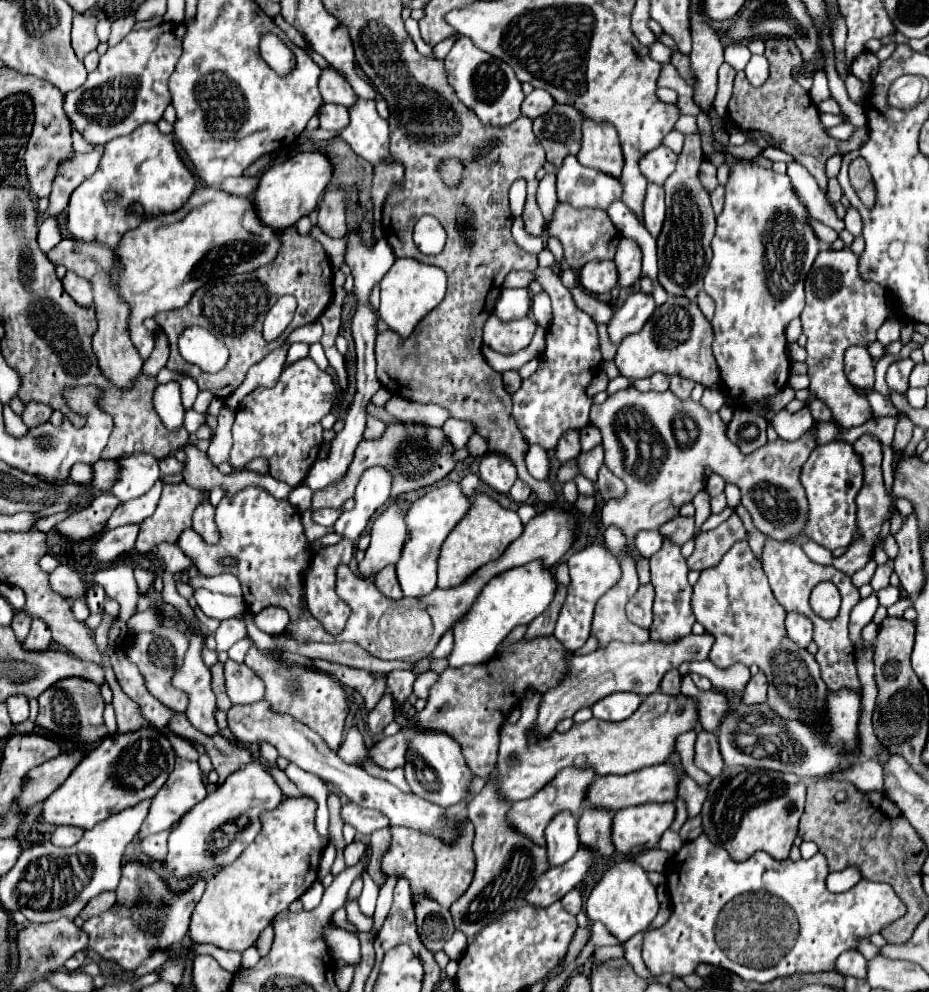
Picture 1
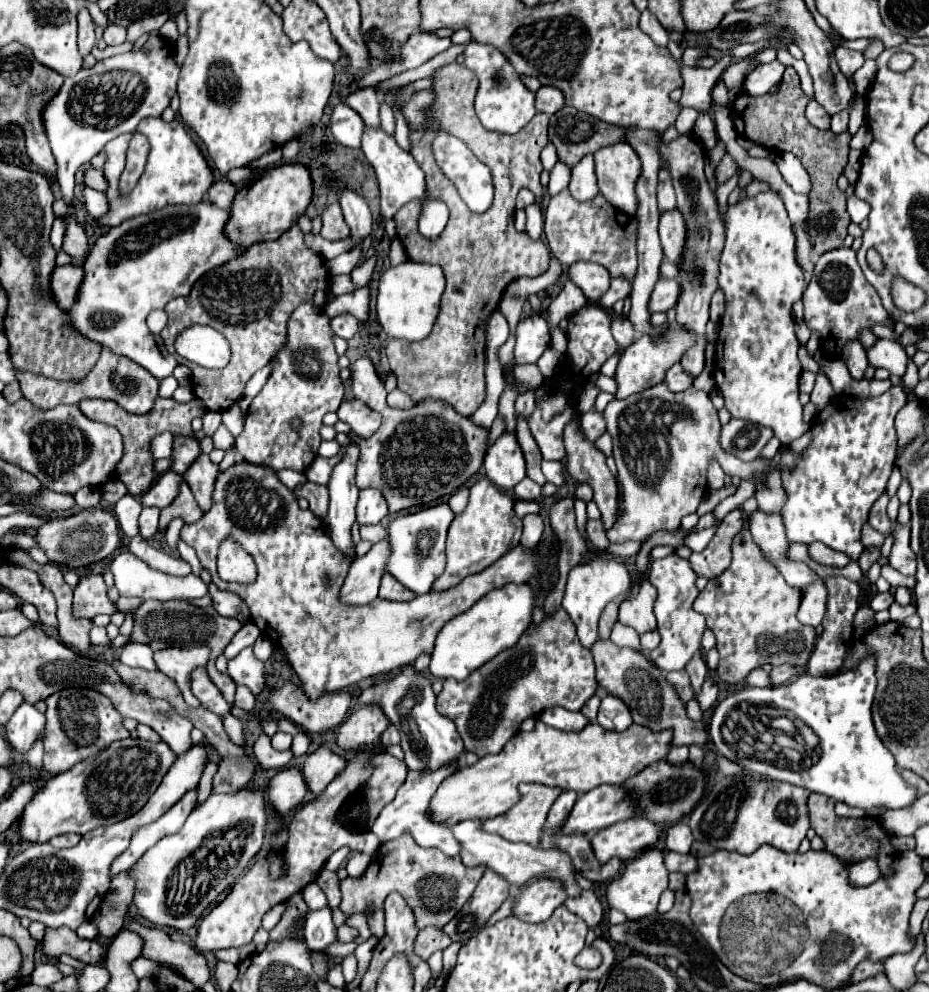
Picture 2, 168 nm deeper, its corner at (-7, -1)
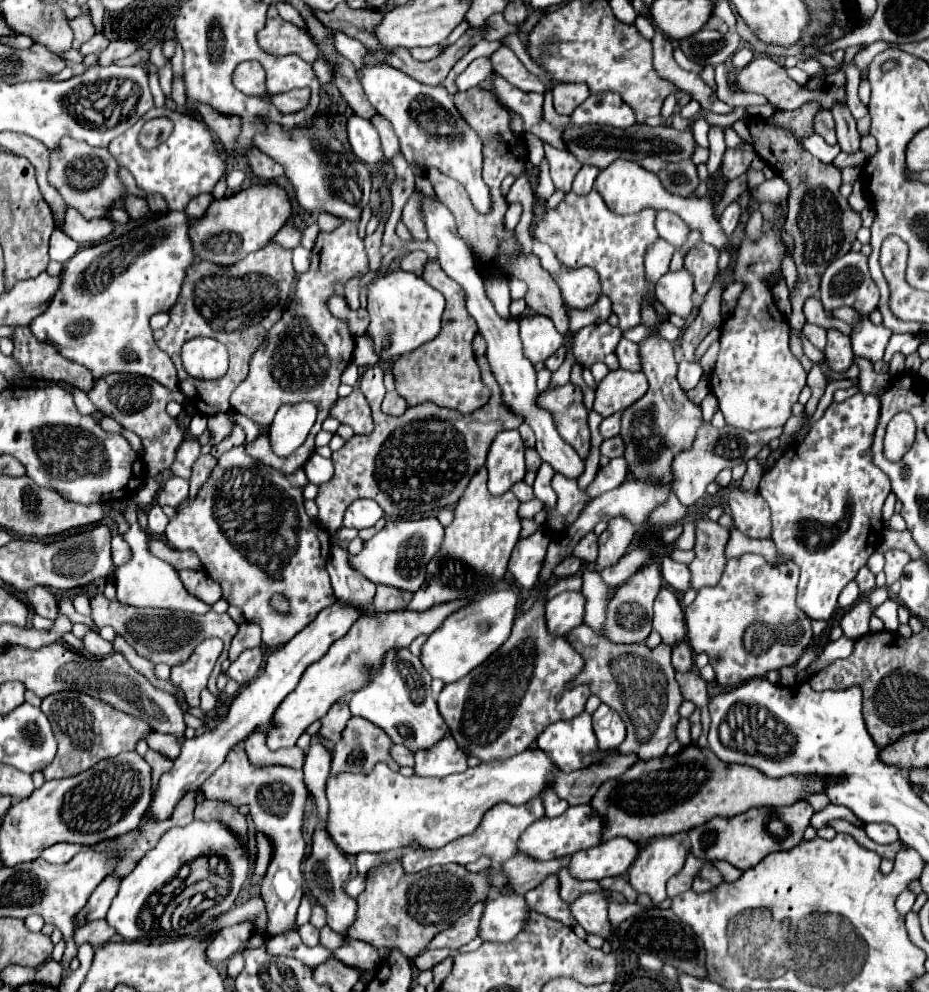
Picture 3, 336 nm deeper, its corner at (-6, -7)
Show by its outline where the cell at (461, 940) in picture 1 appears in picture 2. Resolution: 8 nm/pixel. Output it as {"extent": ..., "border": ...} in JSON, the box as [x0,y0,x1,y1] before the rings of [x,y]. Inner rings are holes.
{"extent":[443,943,461,973],"border":[[[451,943],[451,945],[443,951],[443,971],[445,971],[445,973],[449,973],[449,971],[455,967],[459,949],[461,949],[461,943]]]}

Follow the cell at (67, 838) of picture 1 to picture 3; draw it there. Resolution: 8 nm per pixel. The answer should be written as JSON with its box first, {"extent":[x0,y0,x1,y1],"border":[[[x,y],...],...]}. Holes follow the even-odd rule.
{"extent":[42,843,82,863],"border":[[[58,843],[54,847],[48,847],[46,851],[42,851],[42,859],[48,861],[48,863],[68,863],[82,847],[78,845],[72,845],[72,843]]]}

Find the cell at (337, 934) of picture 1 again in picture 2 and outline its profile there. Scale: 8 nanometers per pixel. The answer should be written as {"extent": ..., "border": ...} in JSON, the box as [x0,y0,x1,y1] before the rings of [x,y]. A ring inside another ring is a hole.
{"extent":[305,907,337,951],"border":[[[329,907],[307,913],[305,939],[307,939],[307,945],[315,951],[325,951],[329,945],[337,941],[337,927],[333,923]]]}

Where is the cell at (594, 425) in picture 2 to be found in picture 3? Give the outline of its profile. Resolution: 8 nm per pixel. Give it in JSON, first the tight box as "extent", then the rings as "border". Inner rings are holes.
{"extent":[600,413,622,439],"border":[[[614,413],[614,415],[606,417],[600,423],[600,433],[602,433],[604,439],[610,439],[610,437],[618,435],[618,431],[620,431],[620,419],[622,419],[622,413]]]}

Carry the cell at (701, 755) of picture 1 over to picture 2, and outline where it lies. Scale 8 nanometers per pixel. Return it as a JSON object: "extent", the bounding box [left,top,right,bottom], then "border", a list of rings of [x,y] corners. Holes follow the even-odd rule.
{"extent":[591,641,709,747],"border":[[[601,641],[591,647],[591,653],[595,657],[597,667],[597,683],[607,689],[611,695],[621,697],[633,715],[633,721],[639,725],[645,725],[653,731],[673,729],[673,745],[697,745],[707,747],[709,733],[703,723],[695,723],[685,713],[685,703],[677,697],[673,687],[667,683],[663,671],[655,667],[643,653],[637,653],[633,649],[621,649],[613,645],[611,641]]]}

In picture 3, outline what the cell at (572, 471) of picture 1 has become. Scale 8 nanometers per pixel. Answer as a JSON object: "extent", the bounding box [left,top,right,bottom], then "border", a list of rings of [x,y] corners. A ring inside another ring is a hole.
{"extent":[520,499,544,519],"border":[[[532,499],[532,501],[526,501],[526,503],[520,503],[520,519],[534,519],[534,515],[536,513],[540,513],[542,511],[542,507],[544,507],[544,503],[542,501],[538,501],[538,499]]]}

